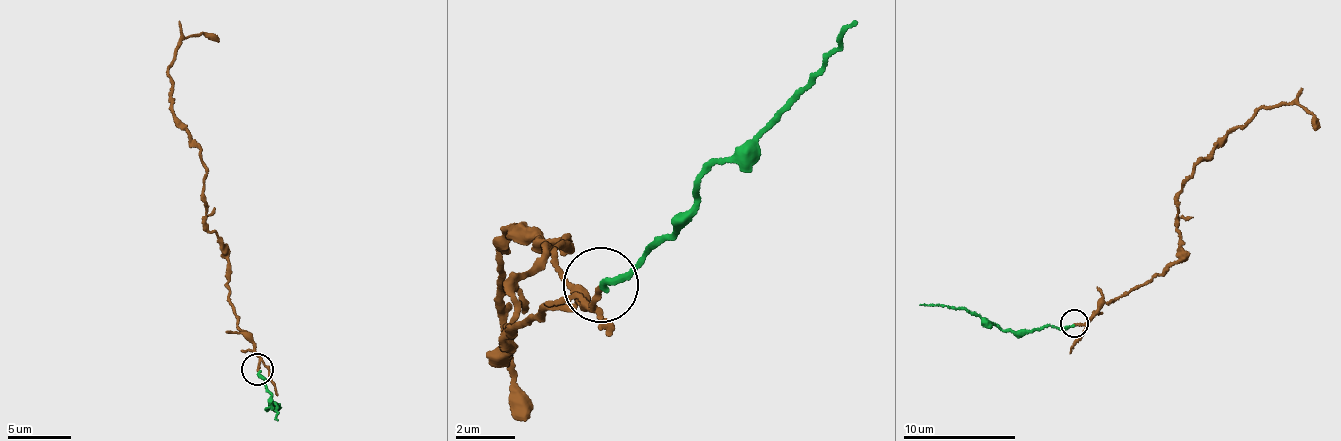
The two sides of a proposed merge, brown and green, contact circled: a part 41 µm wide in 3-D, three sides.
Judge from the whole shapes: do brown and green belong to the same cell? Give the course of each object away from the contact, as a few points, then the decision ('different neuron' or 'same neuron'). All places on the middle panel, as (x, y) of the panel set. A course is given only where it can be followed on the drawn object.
course brown (601, 287), (500, 352), (519, 337), (517, 277), (563, 240), (508, 232), (501, 306), (525, 421); course green (601, 287), (678, 230), (694, 179), (796, 101), (855, 23); different neuron

